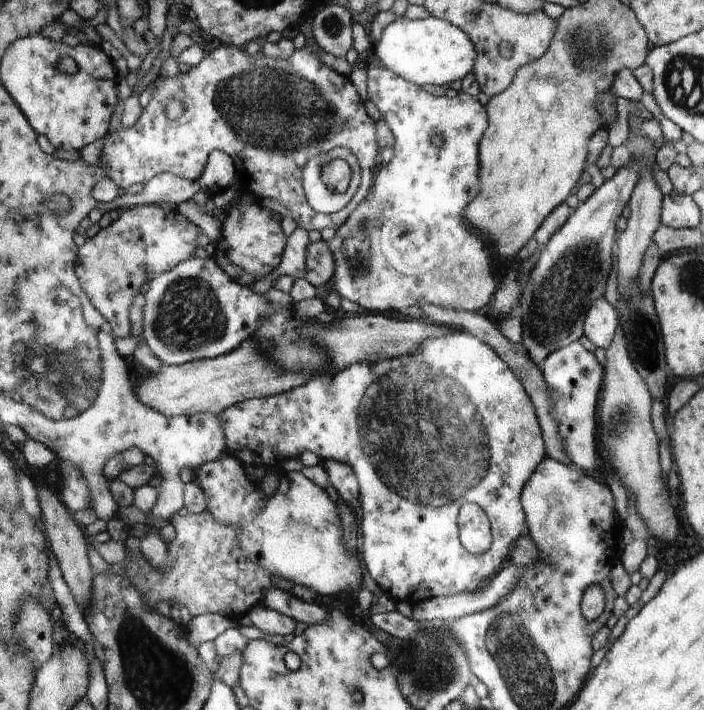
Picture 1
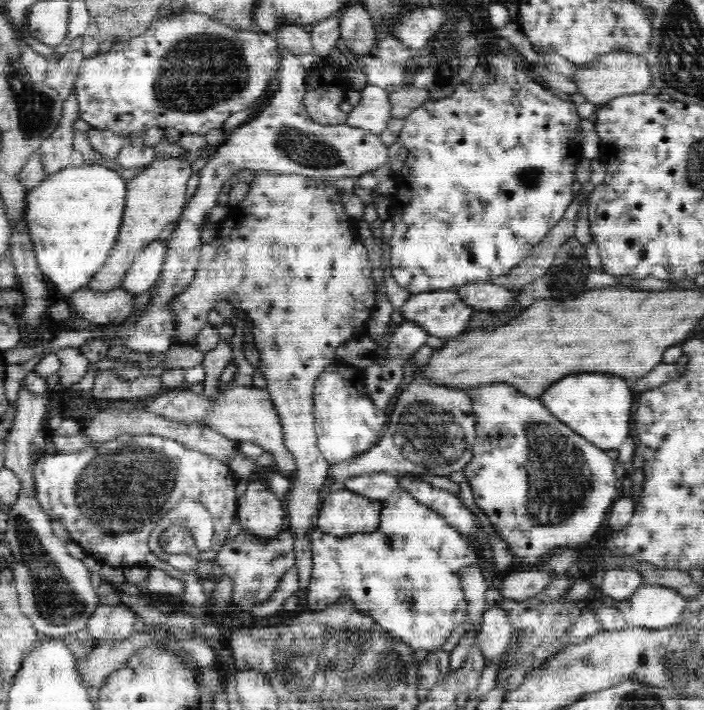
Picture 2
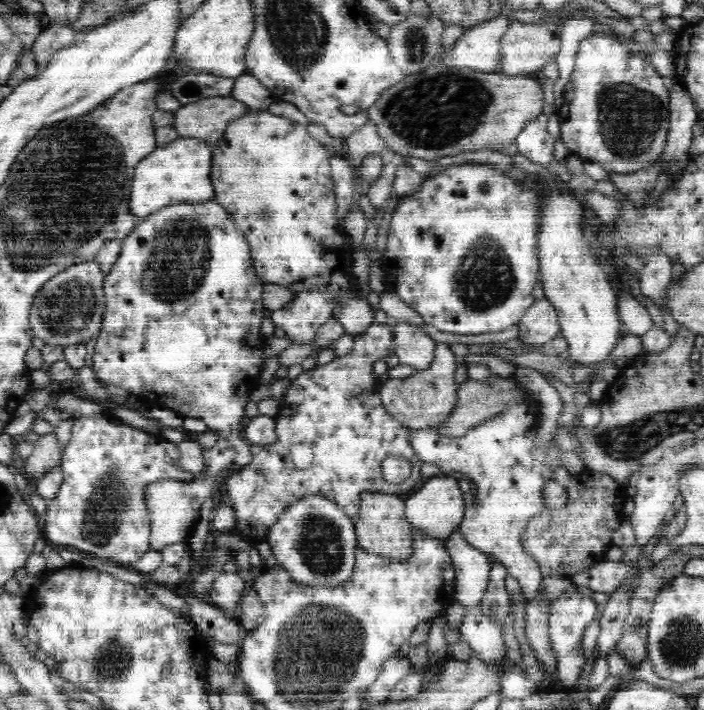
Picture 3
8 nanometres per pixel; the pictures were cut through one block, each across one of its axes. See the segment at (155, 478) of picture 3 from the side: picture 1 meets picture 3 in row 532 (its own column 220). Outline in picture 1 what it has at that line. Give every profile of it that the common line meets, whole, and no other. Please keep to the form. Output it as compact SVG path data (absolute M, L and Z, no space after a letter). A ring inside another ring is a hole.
M224 44L218 46L205 54L198 66L192 67L186 74L180 74L177 78L168 77L161 82L134 126L120 126L109 136L106 135L98 162L106 167L107 177L122 190L130 188L132 184L144 184L160 173L198 180L198 172L202 172L202 158L216 149L227 152L233 158L240 194L246 194L249 199L256 201L263 197L276 200L292 212L297 226L307 231L321 231L323 228L336 230L365 200L370 188L373 188L372 182L375 182L378 144L374 120L366 114L366 108L348 76L344 78L324 66L307 46L296 49L287 60L267 57L261 51L251 55L245 48ZM170 100L178 100L183 108L182 114L174 120L166 115L166 104ZM334 147L346 147L357 158L361 168L361 183L342 210L330 214L319 213L306 201L301 188L302 170L310 157Z

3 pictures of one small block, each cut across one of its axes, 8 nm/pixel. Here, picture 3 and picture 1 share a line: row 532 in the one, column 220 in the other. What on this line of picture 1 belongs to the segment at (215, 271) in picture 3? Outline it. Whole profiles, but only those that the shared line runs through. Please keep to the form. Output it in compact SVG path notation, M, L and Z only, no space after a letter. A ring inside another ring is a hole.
M213 150L207 158L205 172L202 173L201 190L209 195L222 192L230 188L236 178L233 158L227 152Z

